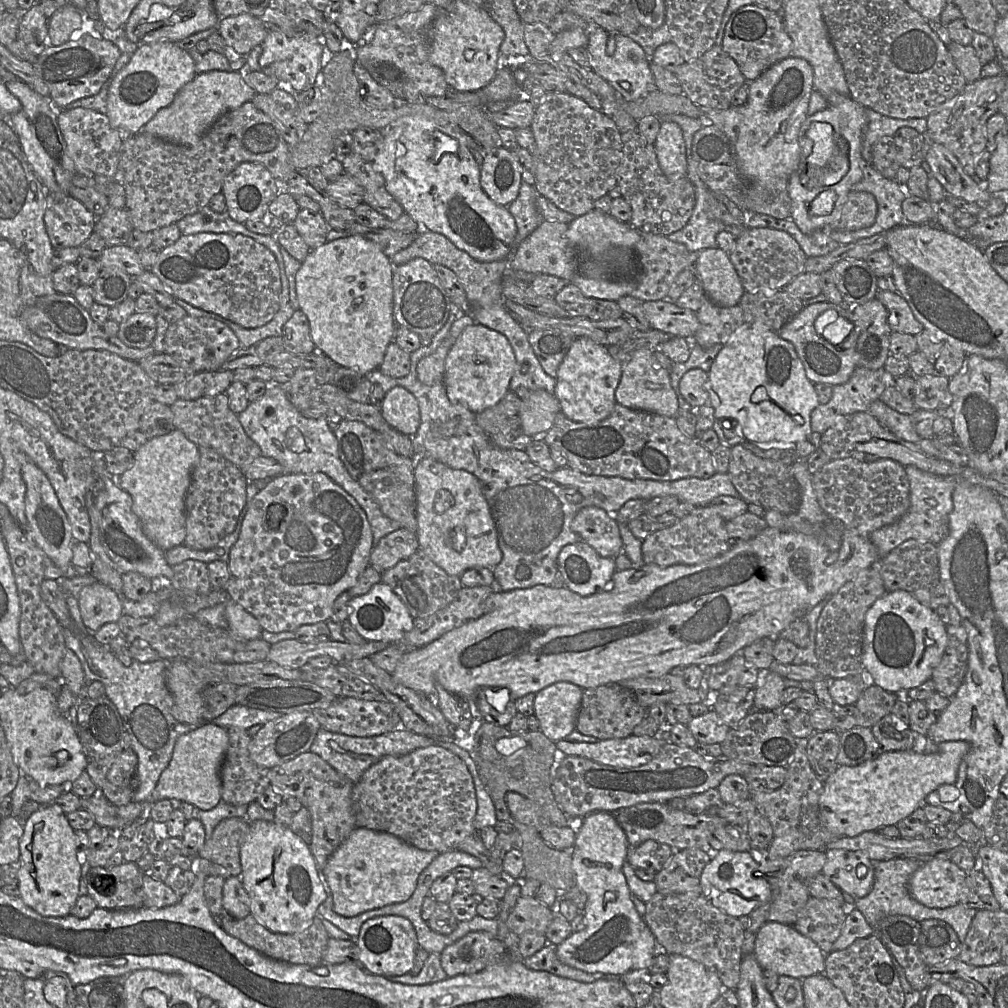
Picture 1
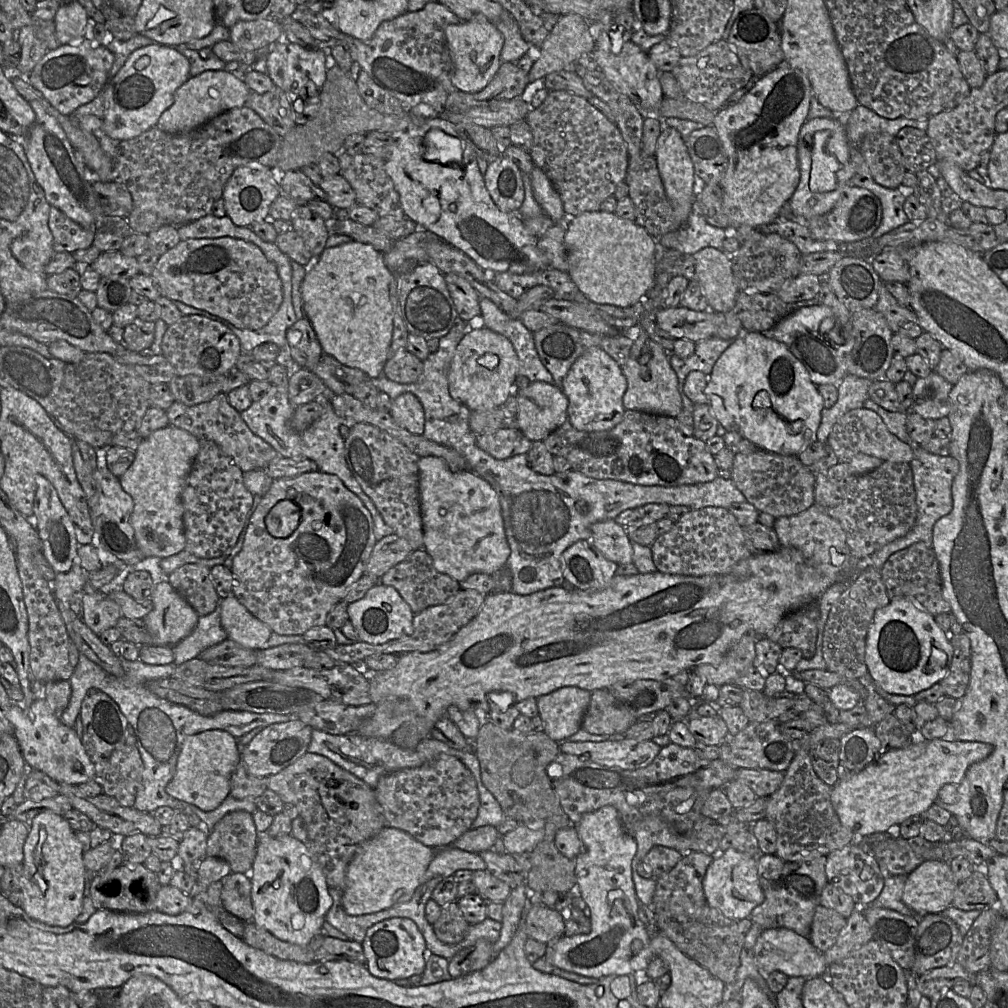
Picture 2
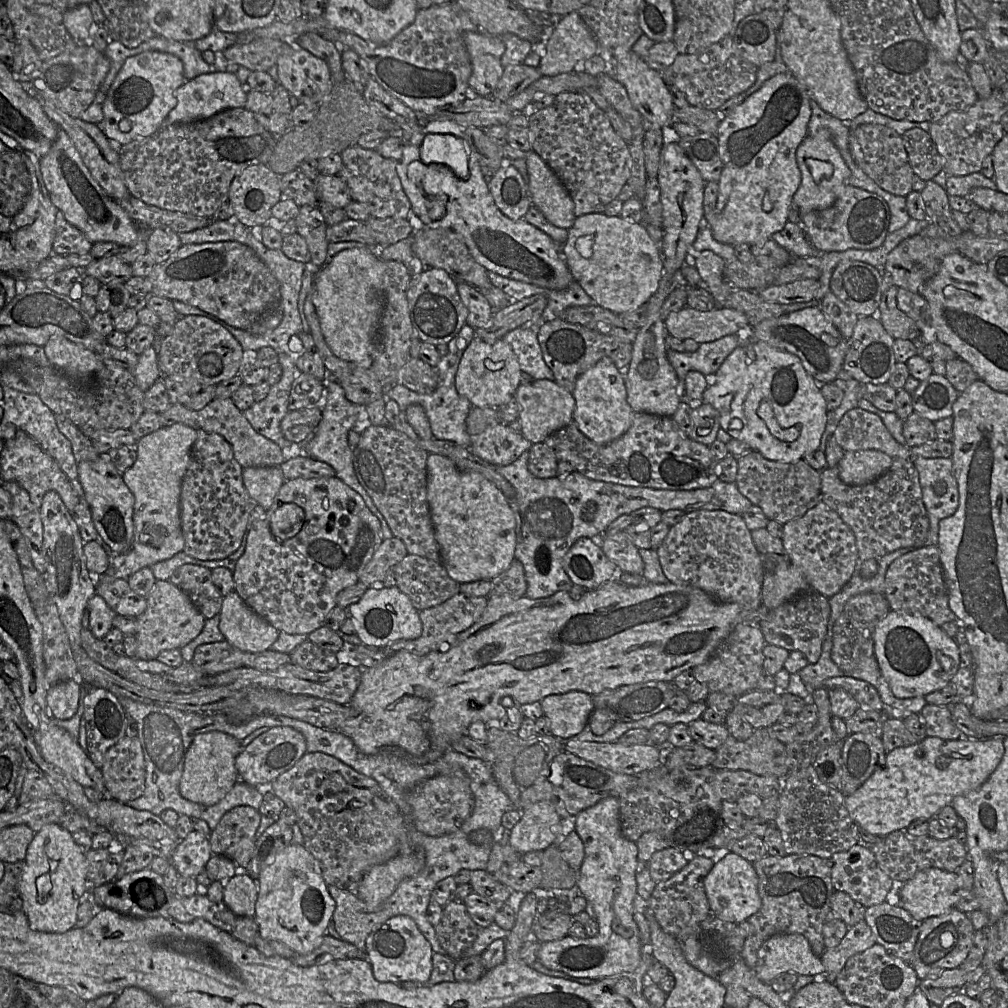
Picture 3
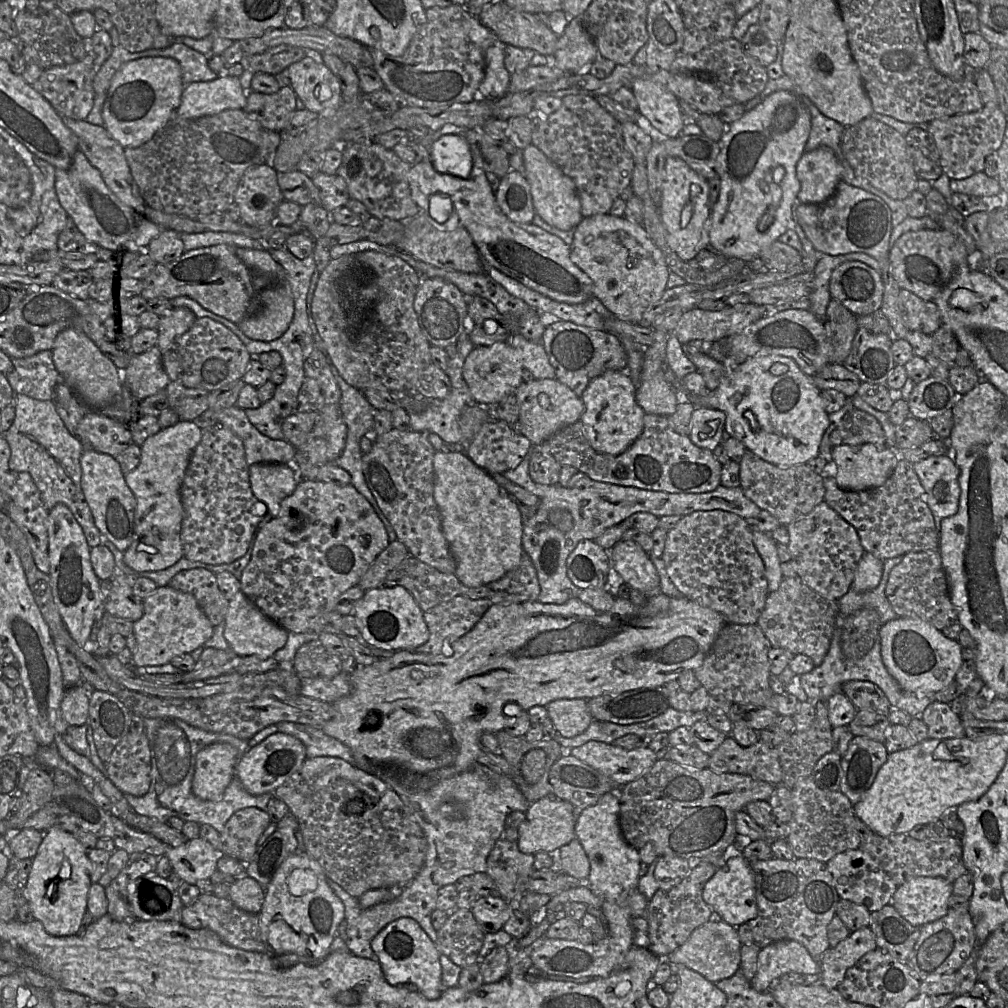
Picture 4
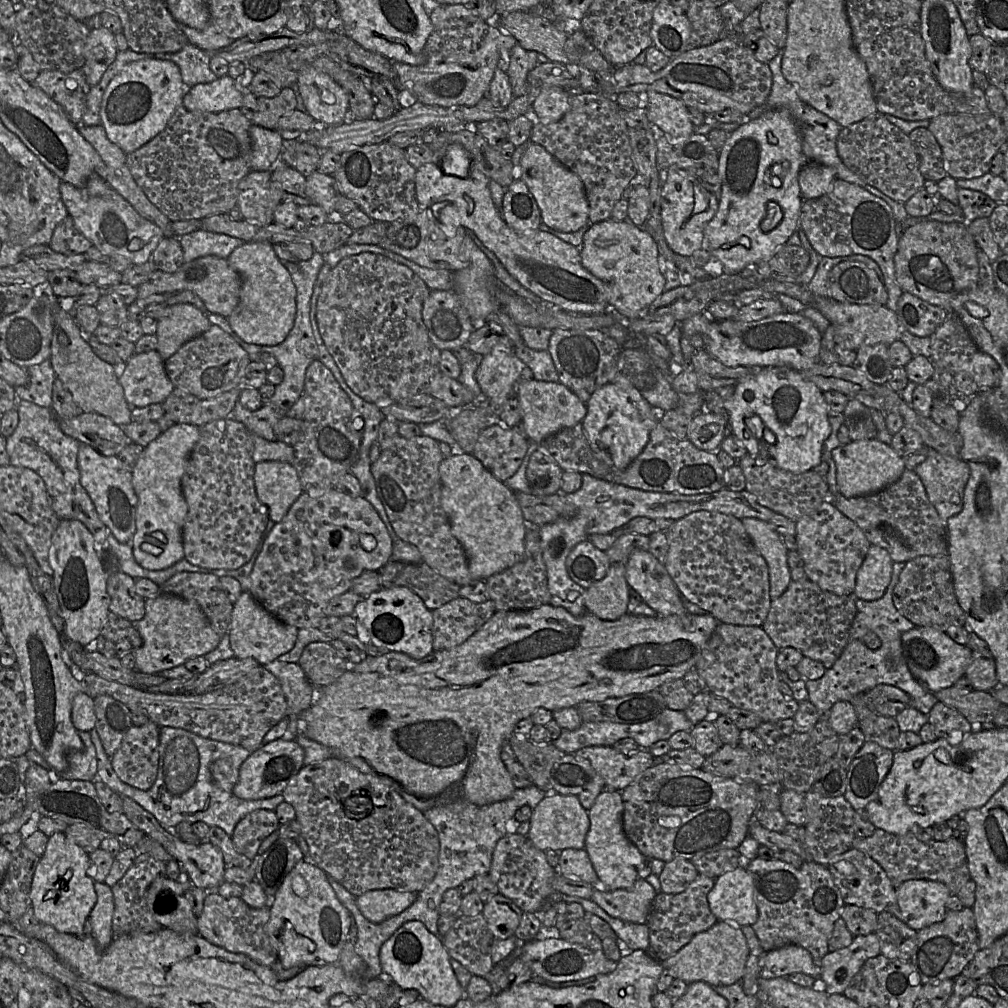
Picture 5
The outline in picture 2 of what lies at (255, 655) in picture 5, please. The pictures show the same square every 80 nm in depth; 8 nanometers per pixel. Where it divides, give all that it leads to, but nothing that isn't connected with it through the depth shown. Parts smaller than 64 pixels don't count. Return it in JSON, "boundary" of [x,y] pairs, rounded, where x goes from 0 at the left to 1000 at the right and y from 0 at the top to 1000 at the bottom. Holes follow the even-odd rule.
{"boundary":[[[228,588],[218,594],[219,621],[226,630],[243,643],[262,644],[270,625],[262,617],[254,613],[237,595]]]}

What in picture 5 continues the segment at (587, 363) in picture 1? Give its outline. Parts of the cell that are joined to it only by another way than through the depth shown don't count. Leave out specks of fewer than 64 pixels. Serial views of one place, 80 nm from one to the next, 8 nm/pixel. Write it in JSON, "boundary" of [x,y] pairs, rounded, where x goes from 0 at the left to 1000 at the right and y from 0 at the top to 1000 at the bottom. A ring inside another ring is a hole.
{"boundary":[[[602,380],[592,386],[580,402],[582,410],[576,421],[587,447],[596,457],[614,466],[623,463],[638,447],[644,438],[645,429],[661,409],[644,401],[636,389],[625,380]]]}

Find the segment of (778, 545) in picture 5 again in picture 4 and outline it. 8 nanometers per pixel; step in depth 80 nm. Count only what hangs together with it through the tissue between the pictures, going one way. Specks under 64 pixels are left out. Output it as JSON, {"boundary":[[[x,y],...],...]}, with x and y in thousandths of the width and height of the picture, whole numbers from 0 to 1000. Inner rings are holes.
{"boundary":[[[746,524],[747,538],[754,550],[762,575],[763,588],[771,585],[778,574],[771,548],[771,538],[763,529]]]}

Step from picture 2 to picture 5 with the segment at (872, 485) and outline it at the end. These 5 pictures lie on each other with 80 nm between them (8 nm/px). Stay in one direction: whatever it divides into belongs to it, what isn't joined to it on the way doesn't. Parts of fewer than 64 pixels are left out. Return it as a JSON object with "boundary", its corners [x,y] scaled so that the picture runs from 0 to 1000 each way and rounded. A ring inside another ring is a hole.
{"boundary":[[[898,465],[889,478],[869,489],[840,494],[831,488],[824,490],[822,497],[849,519],[864,541],[879,545],[886,558],[899,559],[912,552],[939,551],[938,523],[907,466]]]}

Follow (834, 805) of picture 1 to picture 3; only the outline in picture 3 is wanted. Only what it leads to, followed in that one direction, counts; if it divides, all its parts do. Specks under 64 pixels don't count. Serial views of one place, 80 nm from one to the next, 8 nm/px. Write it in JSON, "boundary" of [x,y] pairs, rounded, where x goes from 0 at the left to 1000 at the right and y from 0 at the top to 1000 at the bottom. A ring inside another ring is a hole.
{"boundary":[[[920,730],[904,740],[891,741],[879,748],[877,757],[846,788],[838,791],[843,811],[856,823],[878,830],[887,824],[897,824],[909,813],[923,813],[948,790],[969,784],[986,766],[995,748],[995,733],[986,730],[980,734],[936,734]]]}

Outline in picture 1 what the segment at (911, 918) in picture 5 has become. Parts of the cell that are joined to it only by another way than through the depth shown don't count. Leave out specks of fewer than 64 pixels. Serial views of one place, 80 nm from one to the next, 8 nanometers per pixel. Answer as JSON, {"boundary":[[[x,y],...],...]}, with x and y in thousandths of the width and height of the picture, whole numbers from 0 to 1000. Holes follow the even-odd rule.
{"boundary":[[[926,852],[906,866],[901,883],[920,900],[940,901],[951,896],[959,867],[943,852]]]}

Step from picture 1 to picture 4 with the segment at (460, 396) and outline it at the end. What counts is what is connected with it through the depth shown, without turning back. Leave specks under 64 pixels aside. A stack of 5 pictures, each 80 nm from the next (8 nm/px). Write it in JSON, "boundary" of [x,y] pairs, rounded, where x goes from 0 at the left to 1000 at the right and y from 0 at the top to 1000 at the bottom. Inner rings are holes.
{"boundary":[[[502,339],[488,343],[472,343],[462,354],[458,372],[472,401],[483,403],[495,401],[500,395],[512,389],[518,378],[518,354]]]}

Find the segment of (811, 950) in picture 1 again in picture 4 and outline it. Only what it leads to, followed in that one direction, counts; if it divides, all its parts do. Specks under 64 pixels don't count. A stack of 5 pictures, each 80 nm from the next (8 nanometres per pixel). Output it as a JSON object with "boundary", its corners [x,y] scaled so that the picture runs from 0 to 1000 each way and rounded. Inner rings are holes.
{"boundary":[[[775,933],[757,939],[752,946],[752,961],[745,973],[752,984],[763,983],[778,966],[813,967],[814,956],[789,933]]]}

